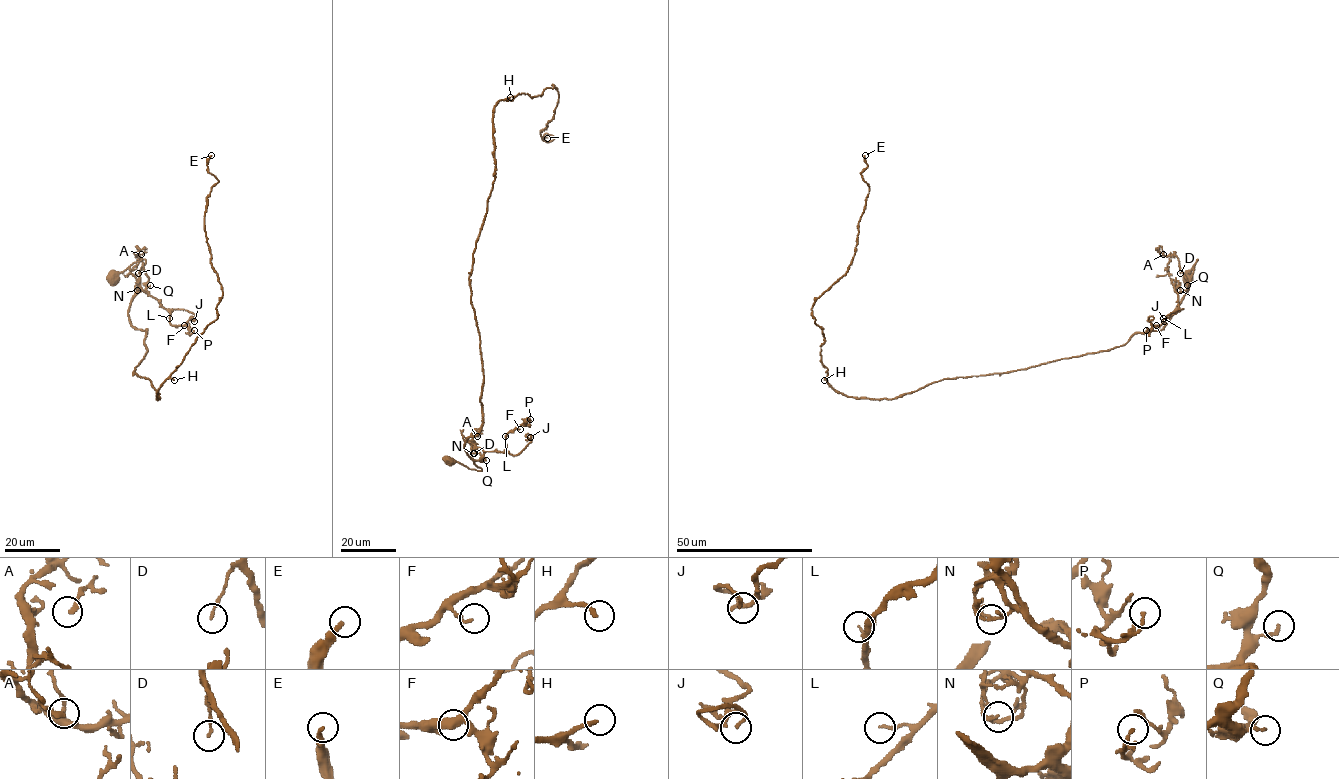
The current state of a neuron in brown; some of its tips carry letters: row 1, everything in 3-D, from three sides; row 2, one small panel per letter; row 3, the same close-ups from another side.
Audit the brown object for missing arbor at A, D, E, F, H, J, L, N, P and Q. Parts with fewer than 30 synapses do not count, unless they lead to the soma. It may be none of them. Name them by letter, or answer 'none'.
E, H

